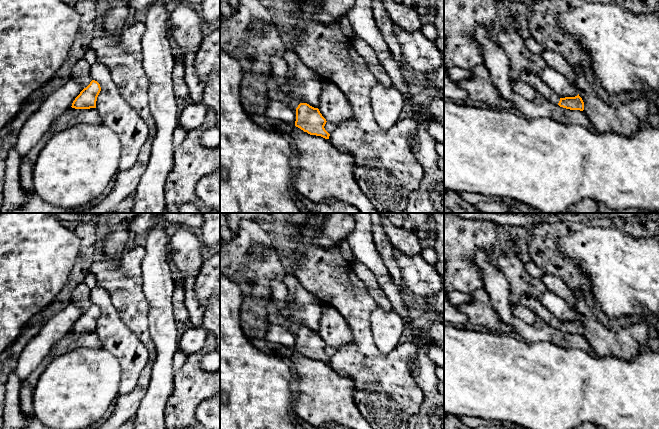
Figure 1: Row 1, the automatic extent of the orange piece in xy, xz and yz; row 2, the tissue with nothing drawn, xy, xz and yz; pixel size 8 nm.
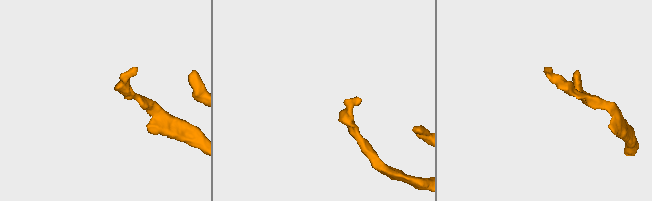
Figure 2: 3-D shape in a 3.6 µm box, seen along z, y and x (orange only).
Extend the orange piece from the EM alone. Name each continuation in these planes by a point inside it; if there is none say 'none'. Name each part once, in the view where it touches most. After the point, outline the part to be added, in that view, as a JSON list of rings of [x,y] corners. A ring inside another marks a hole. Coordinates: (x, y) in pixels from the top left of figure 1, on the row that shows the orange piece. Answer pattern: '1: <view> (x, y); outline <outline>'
none

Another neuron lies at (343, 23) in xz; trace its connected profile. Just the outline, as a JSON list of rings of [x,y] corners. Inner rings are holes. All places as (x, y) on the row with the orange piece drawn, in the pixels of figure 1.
[[[343,16],[341,17],[338,21],[337,21],[337,25],[340,29],[340,31],[346,35],[347,37],[350,38],[354,38],[355,37],[355,33],[353,28],[351,27],[350,21],[347,18],[347,16]]]

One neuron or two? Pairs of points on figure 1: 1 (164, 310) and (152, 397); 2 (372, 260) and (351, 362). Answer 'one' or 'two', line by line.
1: one
2: two

